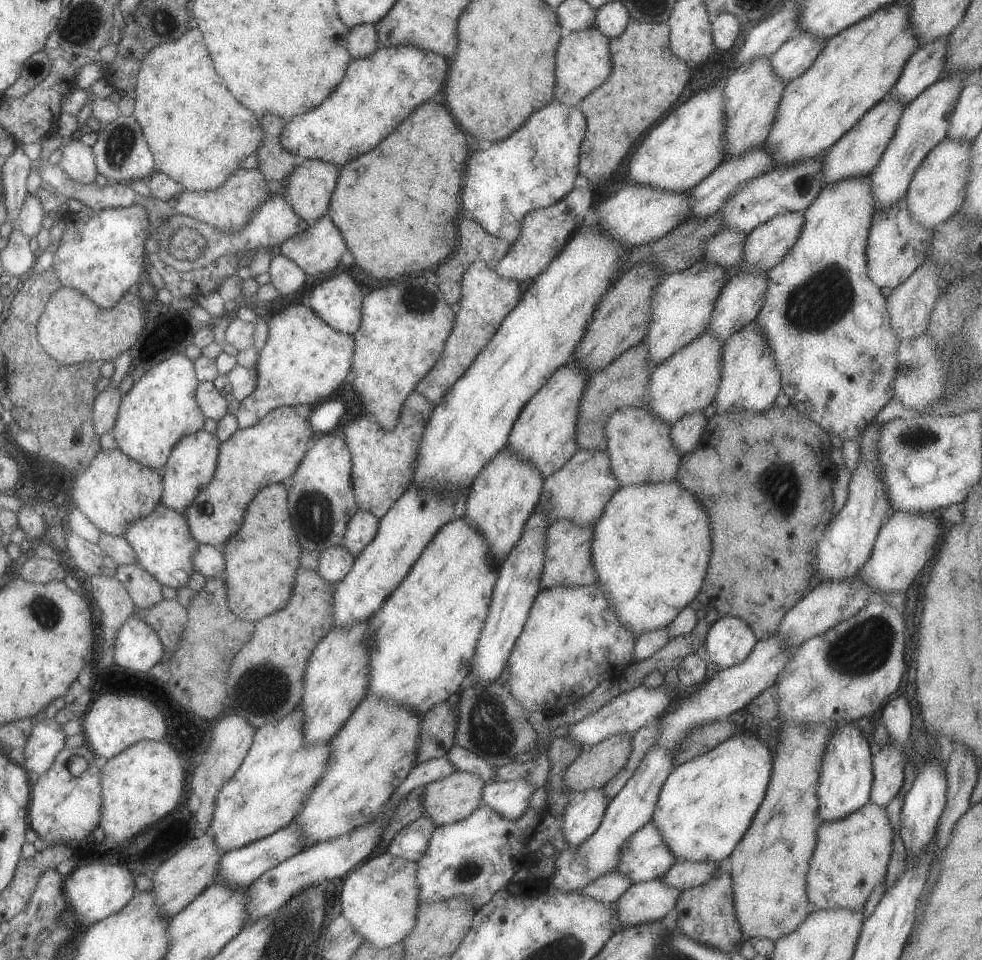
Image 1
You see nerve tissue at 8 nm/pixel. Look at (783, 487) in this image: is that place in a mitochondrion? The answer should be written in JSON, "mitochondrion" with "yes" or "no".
{"mitochondrion":"yes"}

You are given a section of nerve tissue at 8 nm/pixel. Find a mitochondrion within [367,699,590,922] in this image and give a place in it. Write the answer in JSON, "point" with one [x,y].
{"point":[467,870]}

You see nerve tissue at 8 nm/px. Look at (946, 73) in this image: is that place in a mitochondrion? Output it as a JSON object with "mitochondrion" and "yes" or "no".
{"mitochondrion":"no"}

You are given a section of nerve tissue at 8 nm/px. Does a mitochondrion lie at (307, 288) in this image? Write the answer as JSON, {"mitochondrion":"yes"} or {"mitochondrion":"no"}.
{"mitochondrion":"no"}

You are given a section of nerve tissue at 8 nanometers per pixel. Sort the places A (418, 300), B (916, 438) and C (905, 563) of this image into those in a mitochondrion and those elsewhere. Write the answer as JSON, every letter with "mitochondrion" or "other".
{"A":"mitochondrion","B":"mitochondrion","C":"other"}

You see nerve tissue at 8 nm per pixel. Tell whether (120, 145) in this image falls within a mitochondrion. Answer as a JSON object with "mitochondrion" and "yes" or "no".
{"mitochondrion":"yes"}

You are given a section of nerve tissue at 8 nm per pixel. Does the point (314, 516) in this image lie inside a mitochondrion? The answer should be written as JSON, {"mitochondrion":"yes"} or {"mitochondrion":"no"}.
{"mitochondrion":"yes"}

